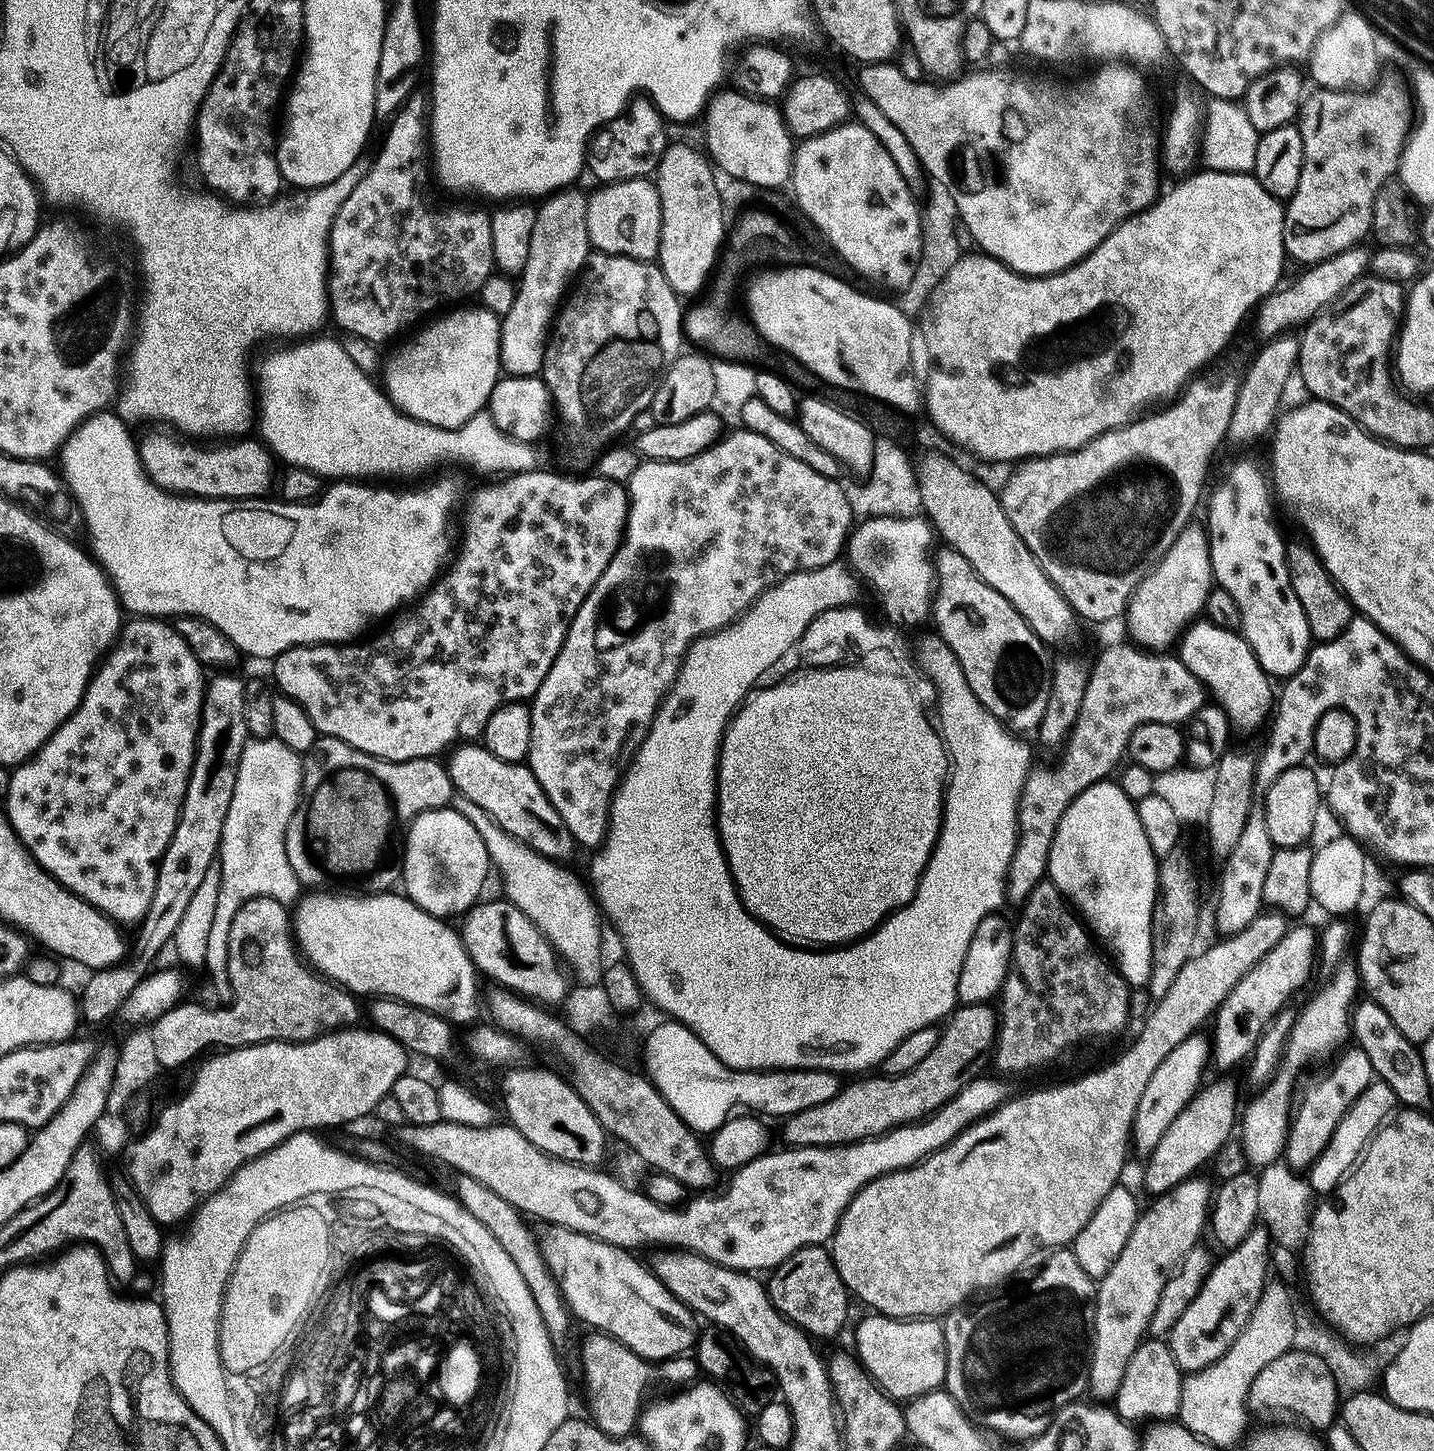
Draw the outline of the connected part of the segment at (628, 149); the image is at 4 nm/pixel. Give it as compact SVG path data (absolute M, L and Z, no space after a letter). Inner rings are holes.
M647 98L633 99L625 112L605 124L588 145L586 168L601 181L601 185L621 184L627 180L643 180L651 177L660 167L660 159L670 146L664 115Z

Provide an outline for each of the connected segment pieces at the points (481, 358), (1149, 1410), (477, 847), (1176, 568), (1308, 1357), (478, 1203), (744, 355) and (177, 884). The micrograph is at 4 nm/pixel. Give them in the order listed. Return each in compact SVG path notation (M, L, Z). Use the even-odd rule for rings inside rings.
M472 306L436 318L441 320L433 319L429 328L421 327L421 332L409 344L402 345L389 358L382 387L399 412L435 428L454 430L466 426L470 418L489 407L491 395L502 376L502 320L486 307L468 307Z
M1147 1339L1140 1345L1134 1357L1130 1360L1130 1365L1126 1368L1126 1377L1123 1378L1122 1390L1116 1395L1114 1408L1123 1420L1131 1424L1139 1424L1142 1420L1147 1422L1166 1422L1175 1419L1180 1412L1184 1374L1177 1365L1177 1360L1173 1356L1171 1345L1163 1339Z
M451 807L427 812L413 820L402 856L402 888L408 899L431 916L463 917L481 903L490 861L482 834Z
M1193 522L1174 542L1174 546L1160 560L1160 563L1149 572L1146 579L1138 586L1128 604L1126 621L1128 632L1133 641L1145 650L1160 654L1177 643L1188 631L1196 616L1205 611L1208 597L1212 595L1214 577L1212 559L1210 558L1210 542L1207 527Z
M1291 1351L1270 1363L1259 1374L1249 1392L1247 1407L1253 1413L1293 1412L1296 1416L1305 1416L1310 1423L1317 1424L1323 1430L1328 1430L1337 1423L1341 1403L1341 1389L1337 1387L1334 1374L1326 1362L1314 1354Z
M457 1175L455 1199L460 1201L460 1205L469 1212L473 1218L481 1222L492 1234L498 1239L499 1244L506 1254L514 1260L522 1278L526 1279L526 1284L530 1287L530 1292L534 1300L538 1303L539 1313L546 1322L547 1332L551 1336L552 1344L557 1351L564 1352L572 1344L572 1334L574 1332L574 1317L570 1313L568 1306L560 1292L560 1287L556 1280L553 1279L552 1273L545 1264L544 1256L540 1252L539 1241L535 1233L528 1228L525 1217L510 1206L504 1199L498 1197L488 1187L482 1186L480 1182L474 1182L474 1178L469 1176ZM574 1325L574 1326L573 1326Z
M748 210L748 224L734 224L726 240L727 251L723 253L722 263L707 289L705 304L696 304L692 309L685 311L682 316L682 331L687 343L697 344L701 353L707 354L716 360L728 360L734 364L744 364L756 370L772 372L776 376L787 377L789 381L796 382L802 373L801 365L784 355L779 348L772 347L759 332L751 319L739 316L732 309L732 299L736 296L736 287L739 286L739 276L747 268L757 266L772 266L776 260L788 260L788 256L756 256L760 248L784 248L792 234L784 236L788 231L785 222L768 212Z
M234 674L215 676L218 677L213 681L211 679L205 689L203 722L200 725L195 766L192 767L178 830L175 831L171 845L160 864L154 902L147 918L139 927L138 942L134 942L132 946L133 956L127 959L120 969L97 971L87 984L83 996L80 996L79 1015L85 1023L87 1021L90 1024L100 1024L112 1016L114 1018L134 990L151 975L155 967L154 962L175 939L186 910L202 886L208 868L219 857L224 824L236 790L240 760L251 734L246 724L246 682L234 677Z

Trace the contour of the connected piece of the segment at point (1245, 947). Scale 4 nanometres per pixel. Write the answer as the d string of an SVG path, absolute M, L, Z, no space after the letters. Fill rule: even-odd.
M1265 910L1261 912L1258 919L1254 922L1250 922L1250 926L1246 930L1240 932L1236 936L1221 939L1221 944L1216 944L1213 946L1213 948L1206 949L1202 954L1200 952L1199 954L1193 955L1192 959L1186 962L1186 964L1182 967L1182 972L1178 974L1178 978L1175 979L1174 986L1170 987L1170 992L1166 994L1164 999L1160 1000L1155 1005L1157 1008L1149 1014L1148 1021L1145 1022L1144 1029L1141 1030L1140 1037L1137 1038L1136 1042L1132 1046L1132 1049L1118 1057L1117 1060L1113 1062L1113 1064L1108 1065L1106 1068L1100 1069L1098 1072L1092 1072L1089 1074L1089 1076L1082 1077L1081 1080L1074 1080L1070 1084L1060 1084L1057 1086L1057 1088L1040 1088L1037 1090L1037 1092L1030 1093L1029 1096L1020 1096L1017 1098L1017 1100L1016 1097L1009 1099L1008 1103L1003 1104L1003 1106L1000 1107L997 1112L992 1112L988 1117L986 1117L985 1120L980 1120L974 1126L967 1128L967 1130L964 1131L964 1133L961 1134L961 1136L959 1136L953 1144L946 1146L938 1154L934 1154L928 1160L924 1160L918 1166L907 1168L901 1172L895 1172L894 1174L883 1176L874 1182L870 1182L870 1186L866 1186L854 1198L854 1202L850 1202L850 1206L846 1210L846 1214L842 1218L842 1222L838 1226L838 1230L836 1231L835 1236L833 1236L830 1241L830 1251L832 1257L834 1258L834 1262L838 1266L838 1274L842 1274L842 1282L848 1287L849 1293L851 1293L851 1295L855 1297L857 1301L860 1299L861 1302L864 1303L866 1307L868 1307L868 1310L871 1310L873 1313L882 1316L889 1316L891 1320L922 1320L925 1318L944 1318L947 1317L948 1313L956 1311L958 1308L965 1307L965 1305L971 1301L968 1300L971 1298L971 1296L976 1296L979 1294L979 1292L988 1292L991 1290L991 1288L996 1288L999 1286L999 1284L1006 1283L1007 1280L1015 1274L1015 1272L1022 1271L1028 1263L1031 1265L1033 1261L1037 1259L1040 1253L1048 1249L1067 1249L1069 1246L1075 1245L1078 1234L1082 1234L1082 1230L1086 1230L1086 1226L1090 1226L1090 1218L1094 1218L1094 1214L1098 1214L1098 1206L1102 1206L1102 1202L1106 1202L1108 1200L1109 1194L1111 1194L1112 1191L1118 1187L1121 1181L1123 1181L1120 1179L1123 1178L1124 1167L1126 1167L1128 1164L1128 1152L1130 1156L1130 1145L1132 1144L1132 1124L1134 1121L1136 1121L1136 1115L1138 1114L1138 1102L1142 1102L1142 1094L1146 1094L1146 1086L1150 1086L1150 1078L1154 1078L1154 1070L1158 1070L1158 1066L1162 1066L1162 1062L1166 1062L1166 1058L1170 1058L1170 1054L1174 1050L1178 1050L1178 1046L1182 1046L1182 1042L1186 1042L1190 1037L1197 1035L1197 1033L1201 1031L1200 1027L1202 1027L1203 1024L1207 1022L1207 1020L1209 1023L1209 1021L1215 1017L1216 1013L1219 1012L1220 1007L1226 1002L1226 998L1230 998L1230 994L1234 990L1234 986L1238 986L1238 982L1242 982L1242 978L1246 978L1246 974L1250 974L1250 970L1254 970L1254 966L1258 966L1258 962L1262 962L1262 958L1266 958L1266 954L1270 954L1270 950L1274 950L1274 946L1278 946L1278 942L1282 942L1282 938L1286 938L1289 927L1289 917L1281 914L1279 911Z

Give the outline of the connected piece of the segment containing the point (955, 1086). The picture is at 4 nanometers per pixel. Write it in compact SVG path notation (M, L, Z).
M987 1003L960 1006L951 1013L943 1028L944 1033L933 1046L932 1053L905 1076L900 1076L897 1080L857 1079L860 1080L857 1084L852 1084L849 1088L848 1085L841 1087L832 1101L789 1119L783 1125L785 1145L794 1148L834 1148L861 1144L863 1140L875 1140L895 1128L916 1124L919 1120L940 1112L942 1106L949 1104L968 1084L973 1075L971 1064L995 1049L998 1012Z

